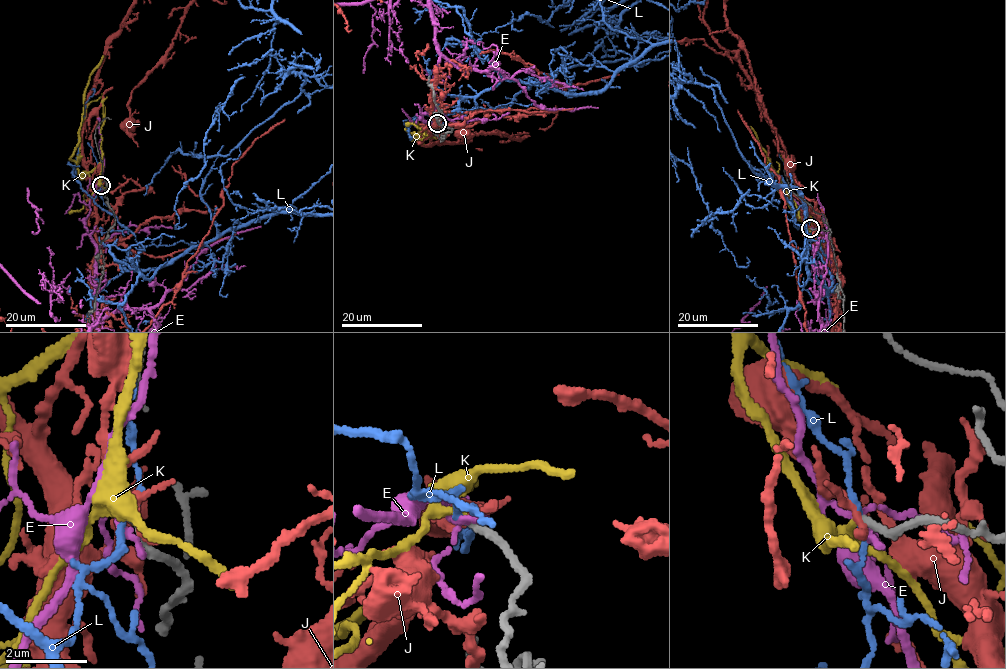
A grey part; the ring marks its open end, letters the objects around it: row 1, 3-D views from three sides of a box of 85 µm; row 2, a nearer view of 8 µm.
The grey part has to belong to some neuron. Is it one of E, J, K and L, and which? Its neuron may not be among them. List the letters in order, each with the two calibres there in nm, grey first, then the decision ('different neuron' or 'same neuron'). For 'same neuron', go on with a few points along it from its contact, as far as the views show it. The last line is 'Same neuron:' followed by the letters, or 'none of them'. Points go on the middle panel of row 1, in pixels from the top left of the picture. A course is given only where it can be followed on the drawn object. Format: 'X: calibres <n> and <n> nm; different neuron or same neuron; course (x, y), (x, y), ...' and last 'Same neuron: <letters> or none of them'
E: calibres 200 and 110 nm; different neuron
J: calibres 180 and 150 nm; different neuron
K: calibres 170 and 180 nm; same neuron
L: calibres 180 and 110 nm; different neuron
Same neuron: K

